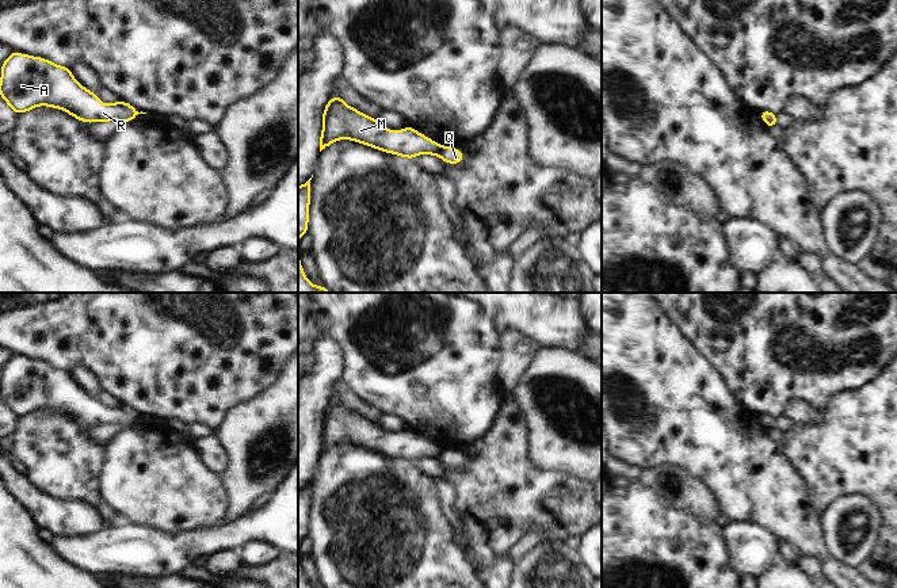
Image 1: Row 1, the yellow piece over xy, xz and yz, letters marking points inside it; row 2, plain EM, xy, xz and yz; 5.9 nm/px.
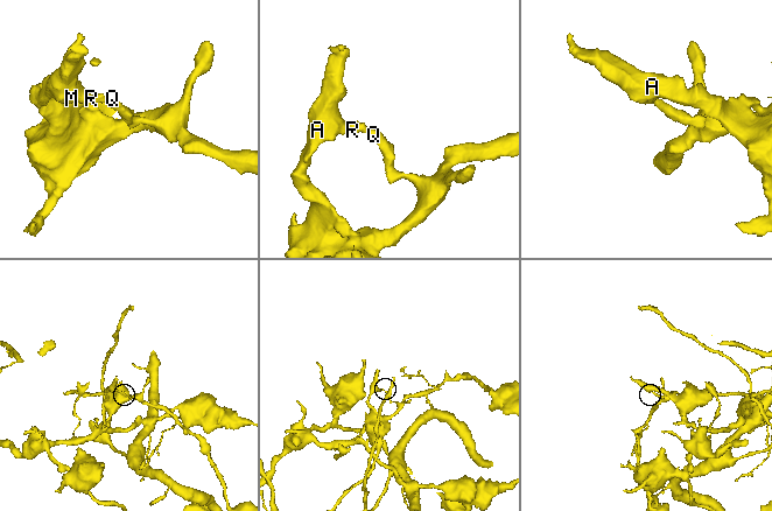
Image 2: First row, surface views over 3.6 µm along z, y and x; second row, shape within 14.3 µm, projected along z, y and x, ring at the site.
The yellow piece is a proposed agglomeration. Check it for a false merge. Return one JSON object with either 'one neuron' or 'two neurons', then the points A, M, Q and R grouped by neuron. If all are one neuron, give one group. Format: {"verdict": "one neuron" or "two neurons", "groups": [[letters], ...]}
{"verdict": "two neurons", "groups": [["A", "M", "R"], ["Q"]]}

